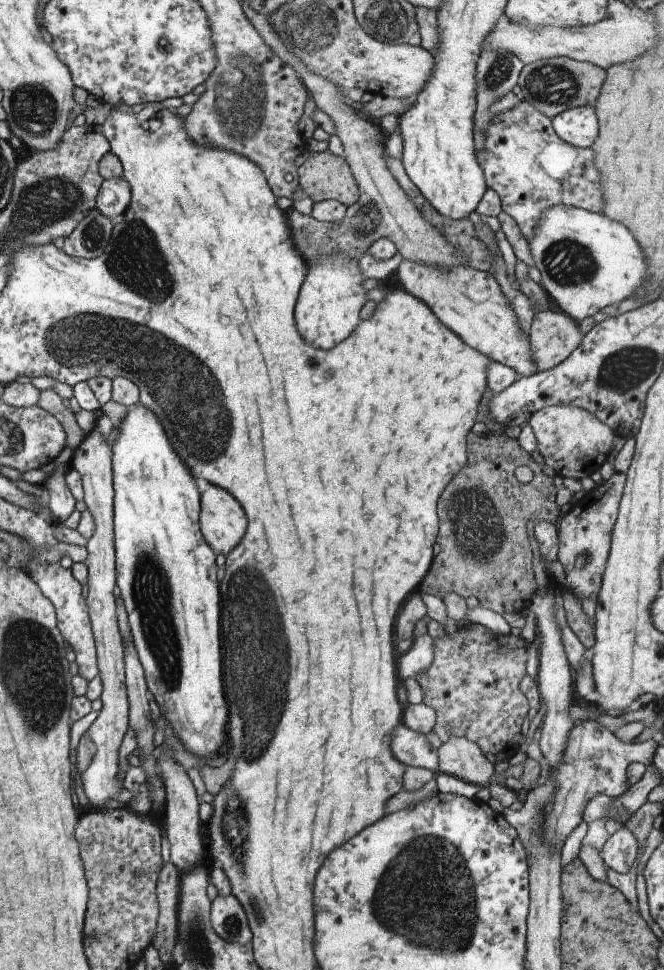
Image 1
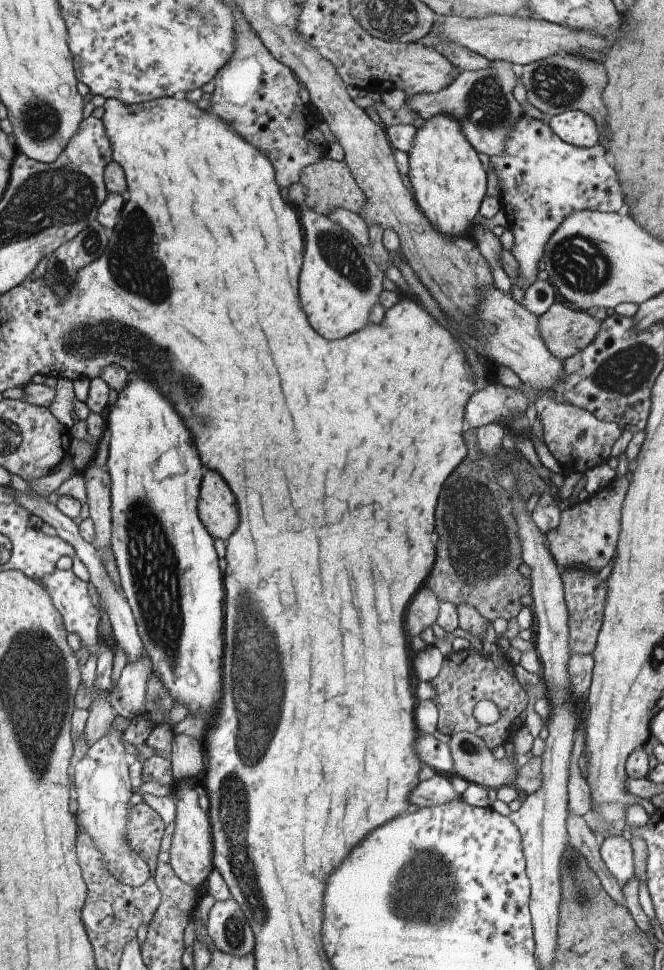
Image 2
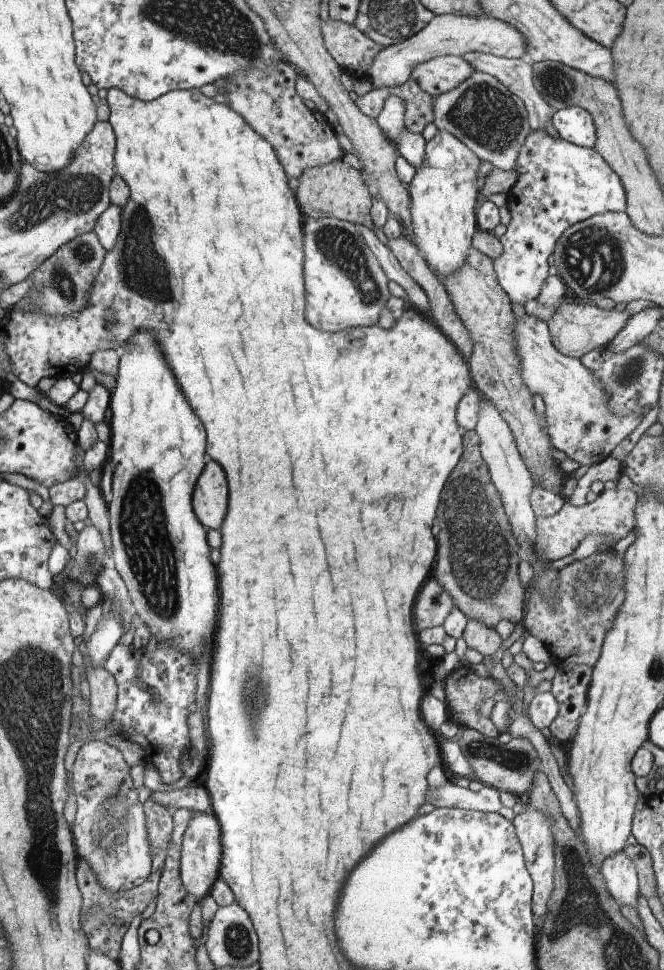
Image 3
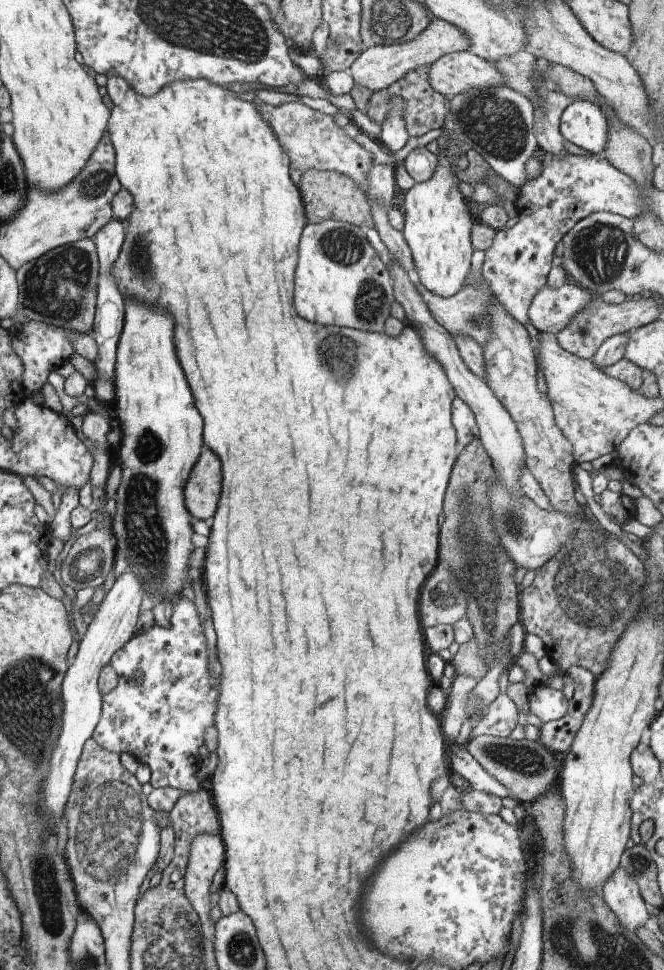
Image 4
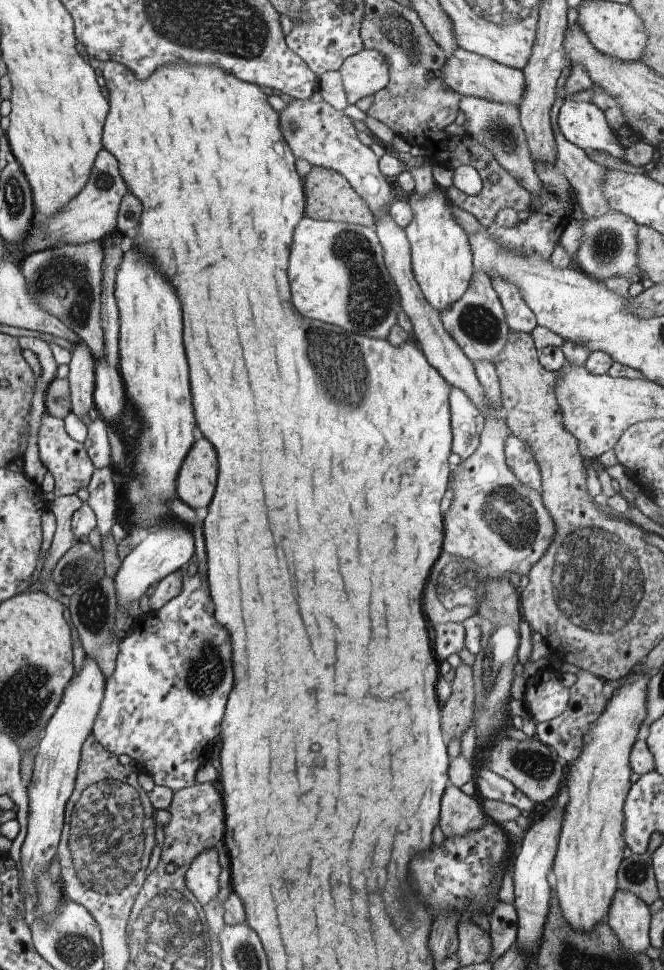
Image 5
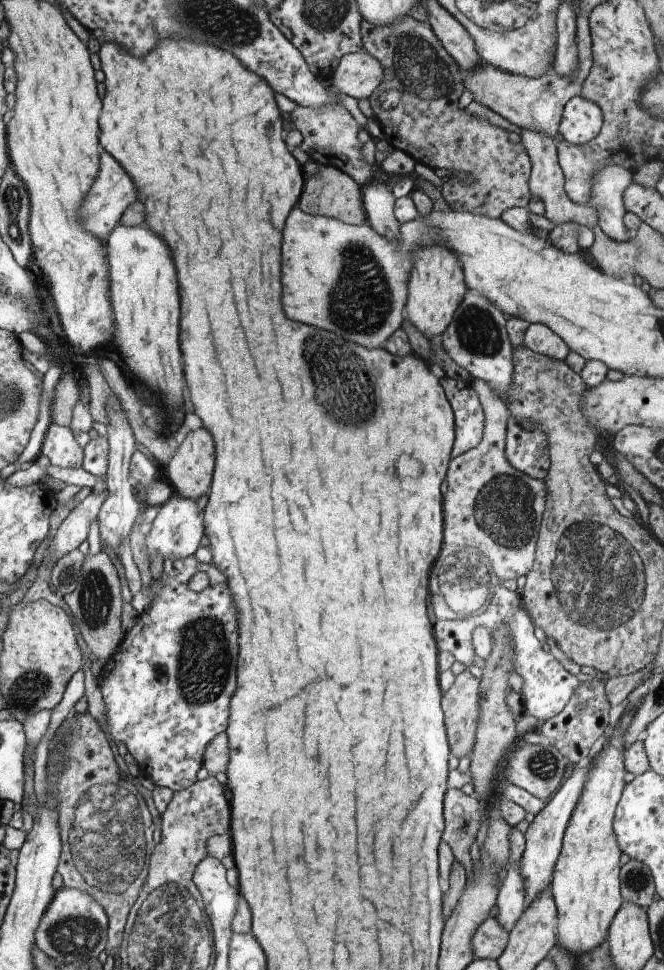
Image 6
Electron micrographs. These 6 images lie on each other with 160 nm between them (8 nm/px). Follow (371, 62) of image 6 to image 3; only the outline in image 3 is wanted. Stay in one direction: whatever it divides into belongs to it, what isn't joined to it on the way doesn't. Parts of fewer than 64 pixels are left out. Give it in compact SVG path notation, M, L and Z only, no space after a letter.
M435 15L418 34L398 44L384 47L368 70L373 88L402 86L411 78L413 68L420 63L444 55L461 57L466 53L486 53L507 59L526 58L525 36L510 23L488 15Z

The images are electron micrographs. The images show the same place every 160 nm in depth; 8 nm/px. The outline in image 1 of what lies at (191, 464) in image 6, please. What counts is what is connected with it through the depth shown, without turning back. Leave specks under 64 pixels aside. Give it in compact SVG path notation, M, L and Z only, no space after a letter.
M209 484L201 495L199 525L210 548L227 556L246 532L246 514L228 492Z

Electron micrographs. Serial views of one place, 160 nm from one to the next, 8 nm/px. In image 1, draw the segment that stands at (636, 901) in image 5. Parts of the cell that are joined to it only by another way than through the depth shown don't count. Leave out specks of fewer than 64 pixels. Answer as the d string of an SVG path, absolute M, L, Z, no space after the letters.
M623 826L608 837L600 853L607 868L622 874L632 868L638 854L638 842L634 833Z

